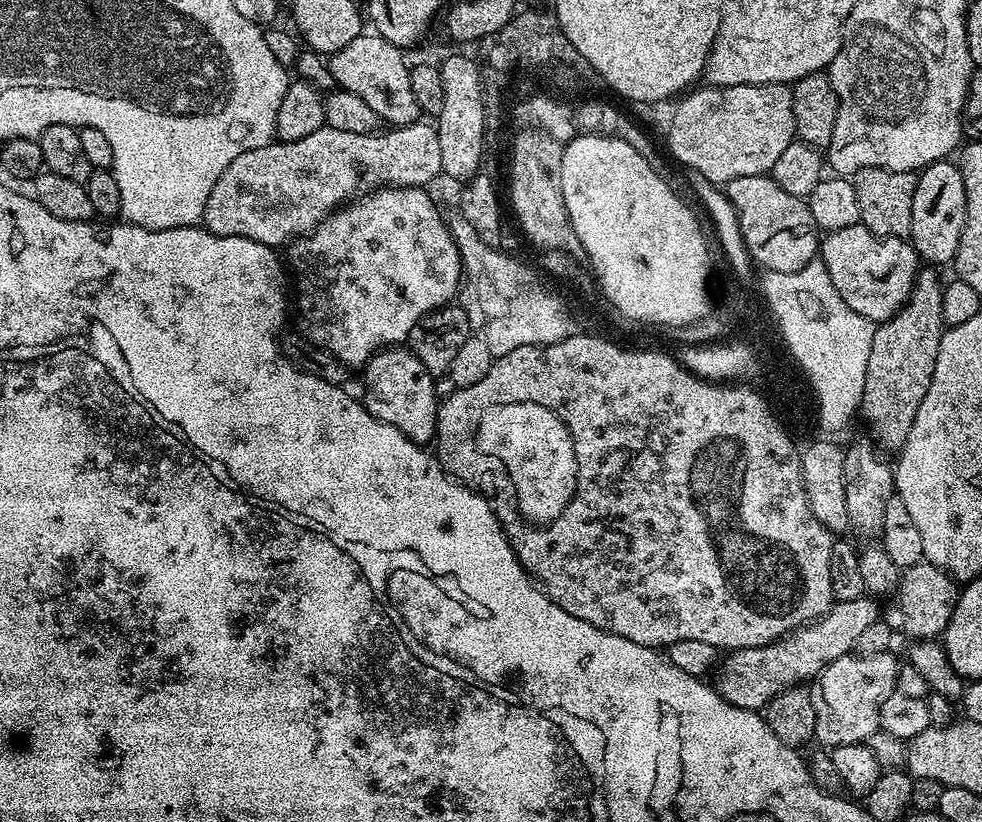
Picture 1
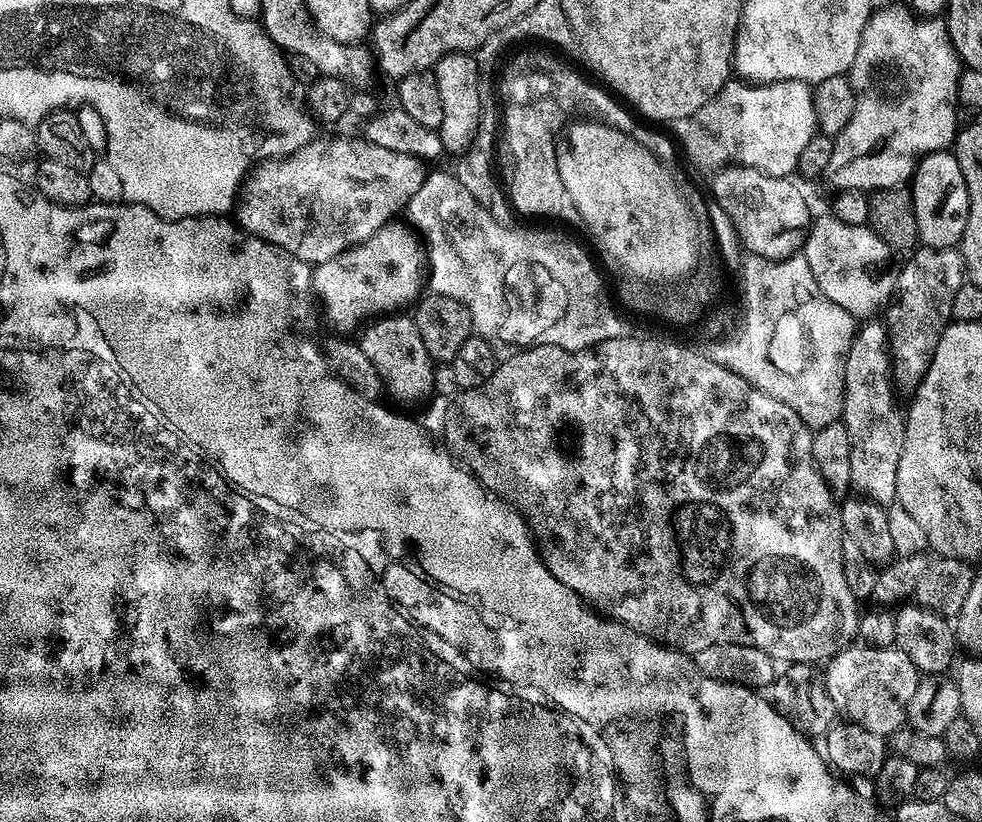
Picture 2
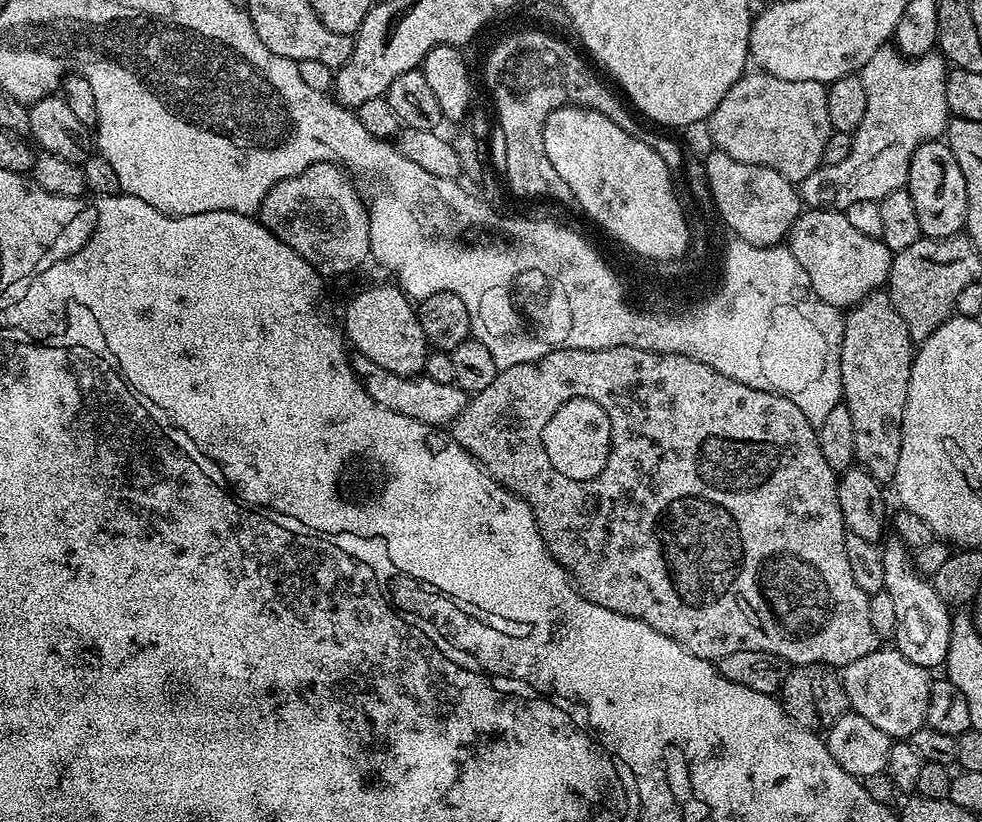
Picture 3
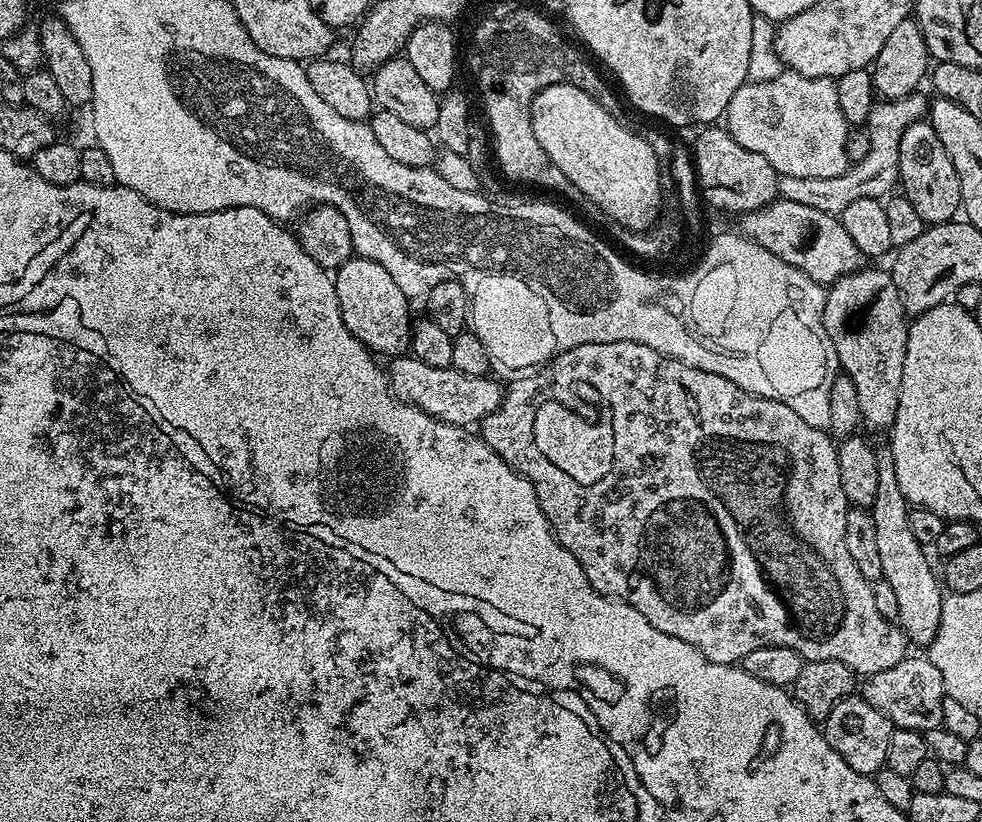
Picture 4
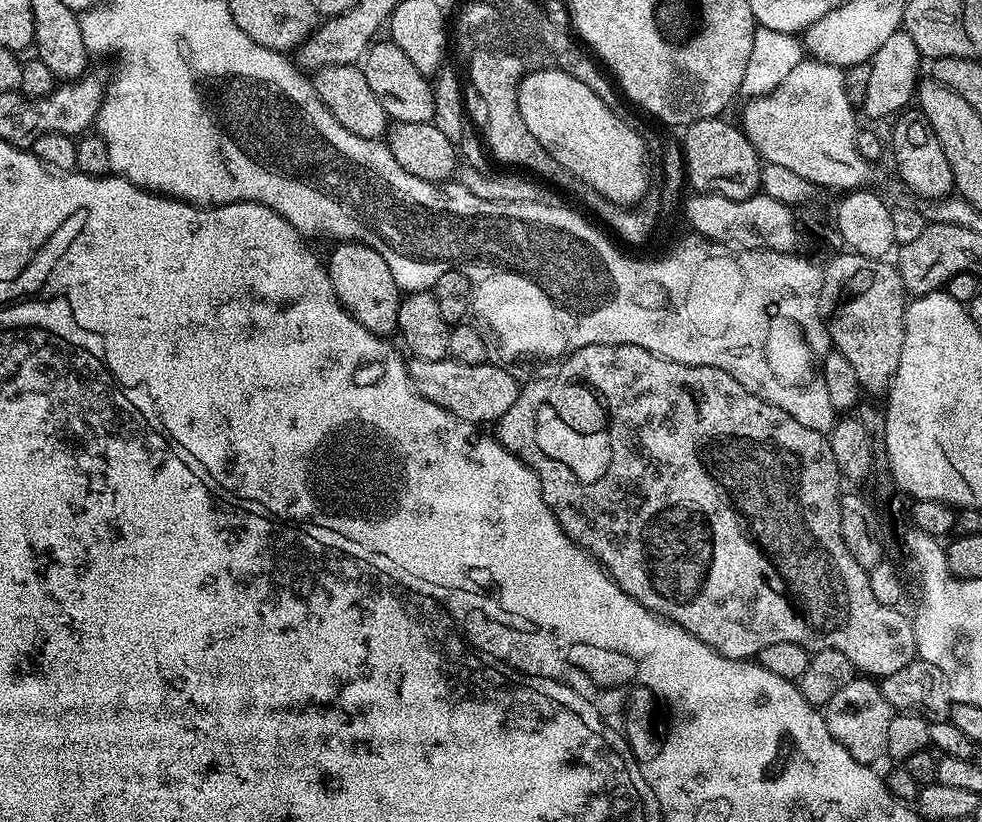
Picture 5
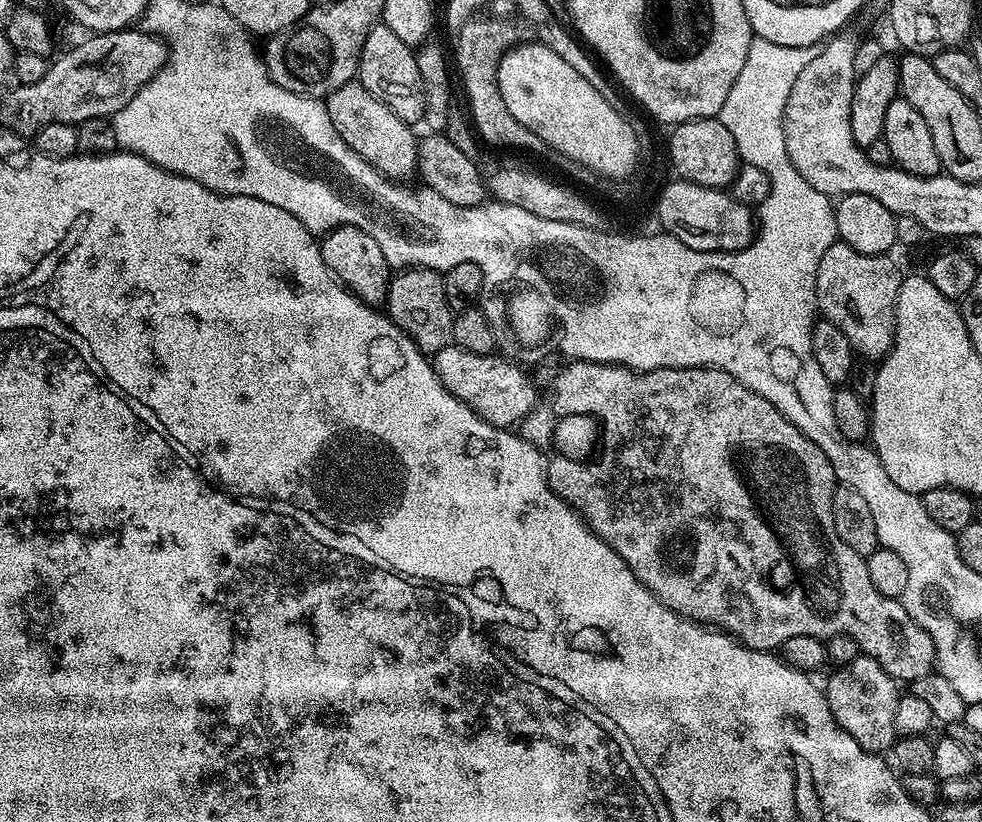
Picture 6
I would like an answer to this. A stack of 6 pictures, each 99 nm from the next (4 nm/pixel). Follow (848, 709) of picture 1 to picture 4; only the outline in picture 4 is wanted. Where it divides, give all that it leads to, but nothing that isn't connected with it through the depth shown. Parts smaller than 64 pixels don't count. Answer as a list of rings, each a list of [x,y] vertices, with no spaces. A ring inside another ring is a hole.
[[[909,655],[888,670],[867,677],[862,684],[862,695],[864,700],[870,702],[870,706],[874,706],[874,710],[882,713],[893,726],[926,734],[931,728],[942,725],[942,702],[946,693],[942,674],[938,674],[938,666],[934,666],[931,660],[923,655],[920,656]]]

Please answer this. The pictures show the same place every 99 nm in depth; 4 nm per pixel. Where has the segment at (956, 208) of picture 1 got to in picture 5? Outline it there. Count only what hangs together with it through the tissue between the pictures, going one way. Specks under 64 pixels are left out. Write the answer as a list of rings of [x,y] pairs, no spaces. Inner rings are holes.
[[[912,106],[899,113],[891,121],[891,124],[890,160],[892,156],[901,182],[914,195],[921,196],[924,202],[930,202],[949,195],[954,188],[950,162],[946,162],[942,142],[938,142],[938,134],[934,134],[934,126],[930,126],[930,122],[926,122],[926,114],[922,114],[919,107]]]

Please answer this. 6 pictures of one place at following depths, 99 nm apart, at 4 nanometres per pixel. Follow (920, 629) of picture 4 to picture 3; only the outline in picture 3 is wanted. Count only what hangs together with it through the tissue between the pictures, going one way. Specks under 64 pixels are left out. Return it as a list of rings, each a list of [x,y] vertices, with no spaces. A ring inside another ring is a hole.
[[[899,538],[891,539],[885,539],[882,544],[882,570],[886,570],[884,586],[890,598],[894,598],[894,611],[898,617],[894,647],[910,662],[935,670],[948,658],[953,613],[938,590],[934,590],[931,579],[916,571],[914,556],[909,548]]]

